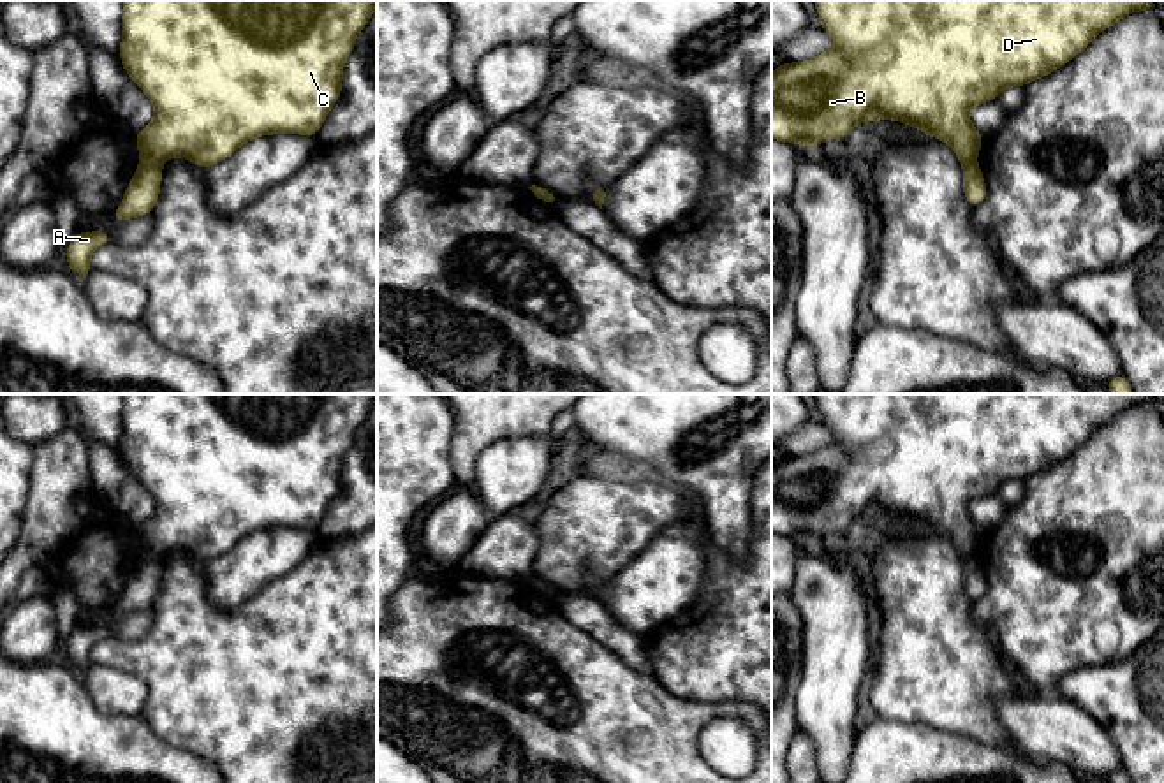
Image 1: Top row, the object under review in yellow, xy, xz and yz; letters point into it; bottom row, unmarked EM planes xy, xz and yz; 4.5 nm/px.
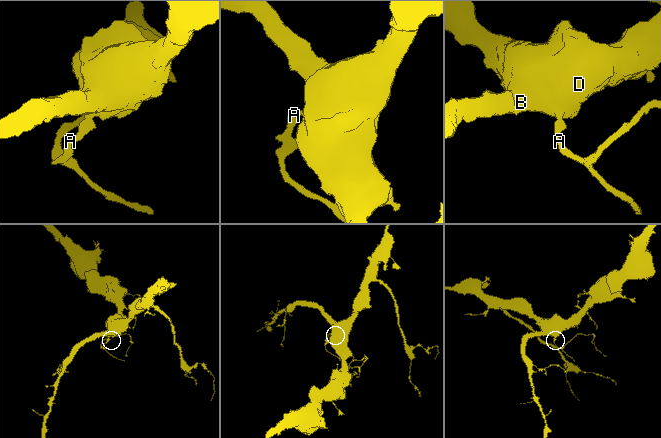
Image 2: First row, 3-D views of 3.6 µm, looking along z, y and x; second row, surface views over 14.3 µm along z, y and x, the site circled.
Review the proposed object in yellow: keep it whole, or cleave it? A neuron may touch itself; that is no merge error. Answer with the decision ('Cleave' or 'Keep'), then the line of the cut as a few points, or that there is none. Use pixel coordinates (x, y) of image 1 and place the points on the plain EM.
Cleave. Split along xy (141, 555), (159, 560)

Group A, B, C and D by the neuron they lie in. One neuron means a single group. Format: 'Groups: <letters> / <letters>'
Groups: A / B C D

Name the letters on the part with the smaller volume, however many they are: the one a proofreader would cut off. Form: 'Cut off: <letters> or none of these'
Cut off: A

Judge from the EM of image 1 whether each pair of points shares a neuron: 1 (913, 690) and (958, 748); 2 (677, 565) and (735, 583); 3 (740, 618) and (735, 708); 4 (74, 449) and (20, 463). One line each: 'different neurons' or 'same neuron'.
1: different neurons
2: different neurons
3: different neurons
4: different neurons

